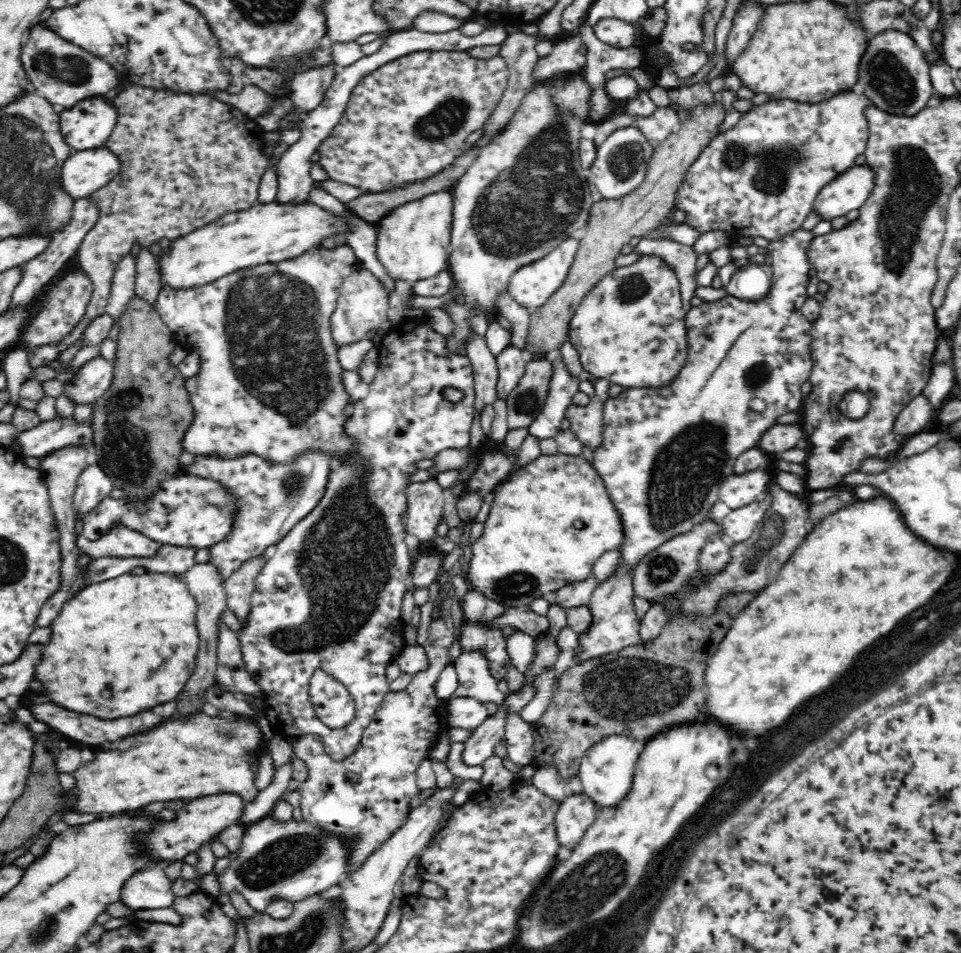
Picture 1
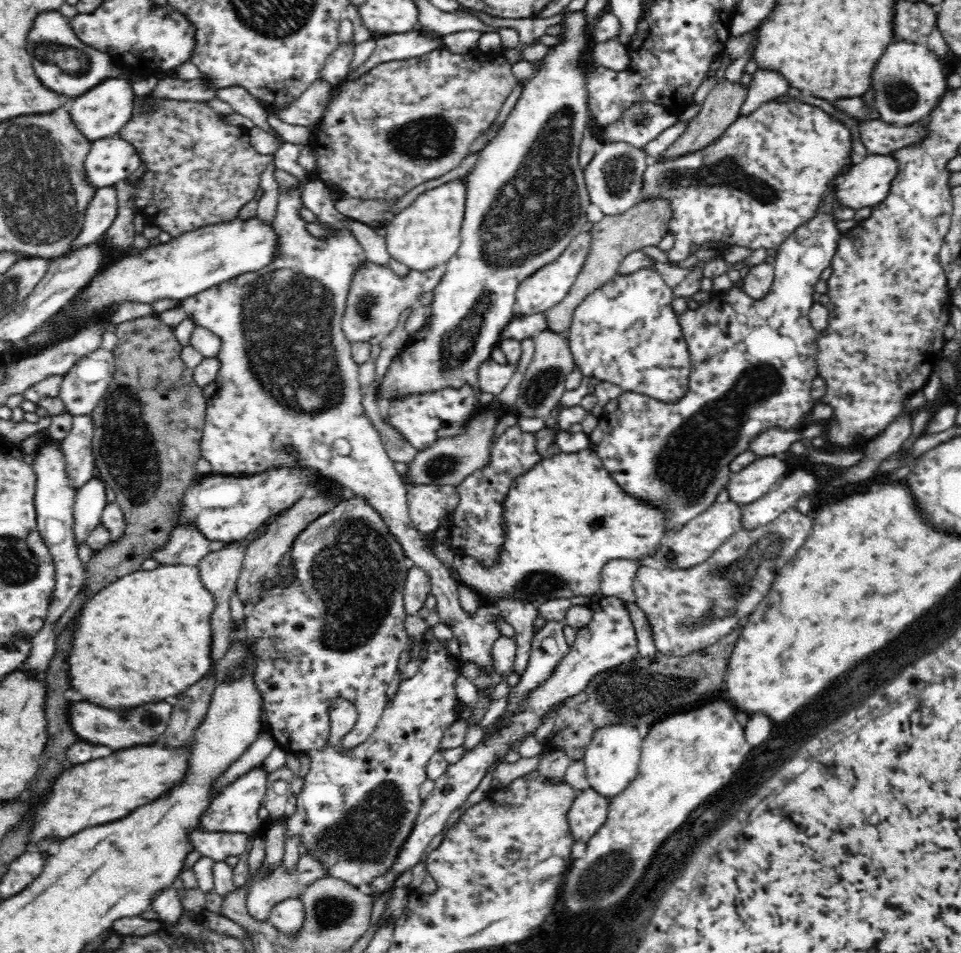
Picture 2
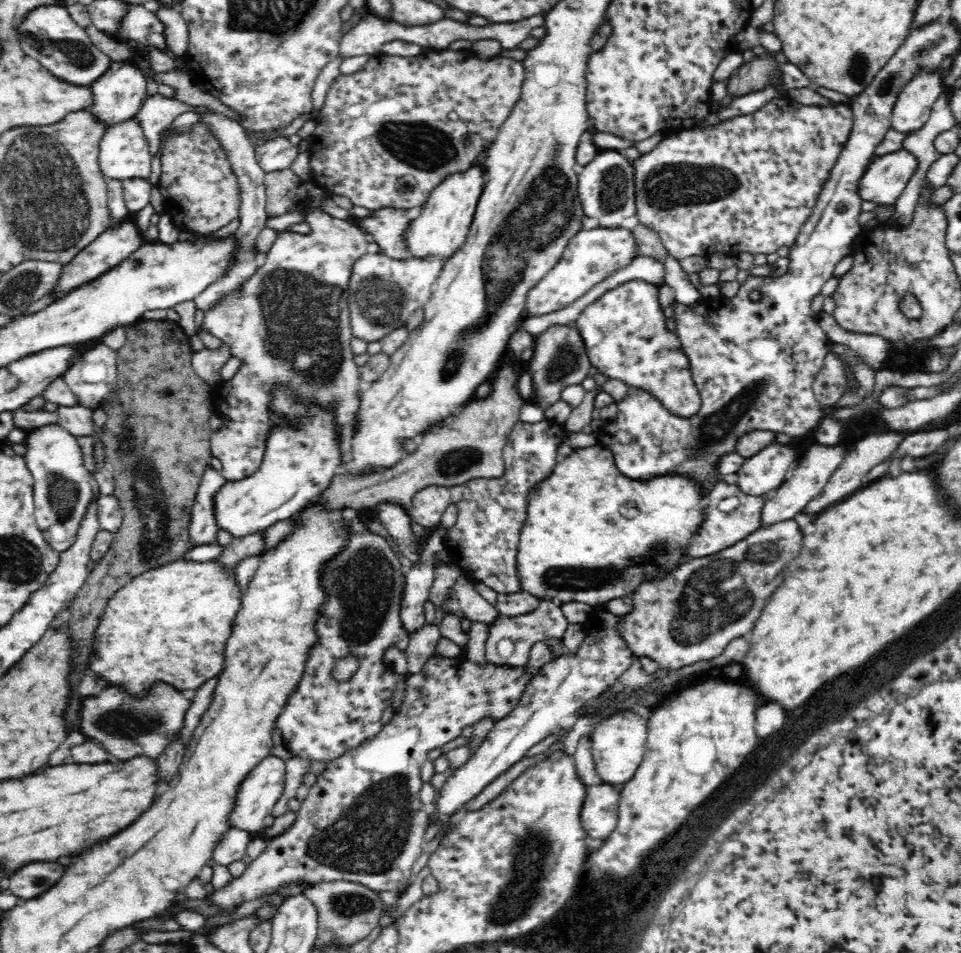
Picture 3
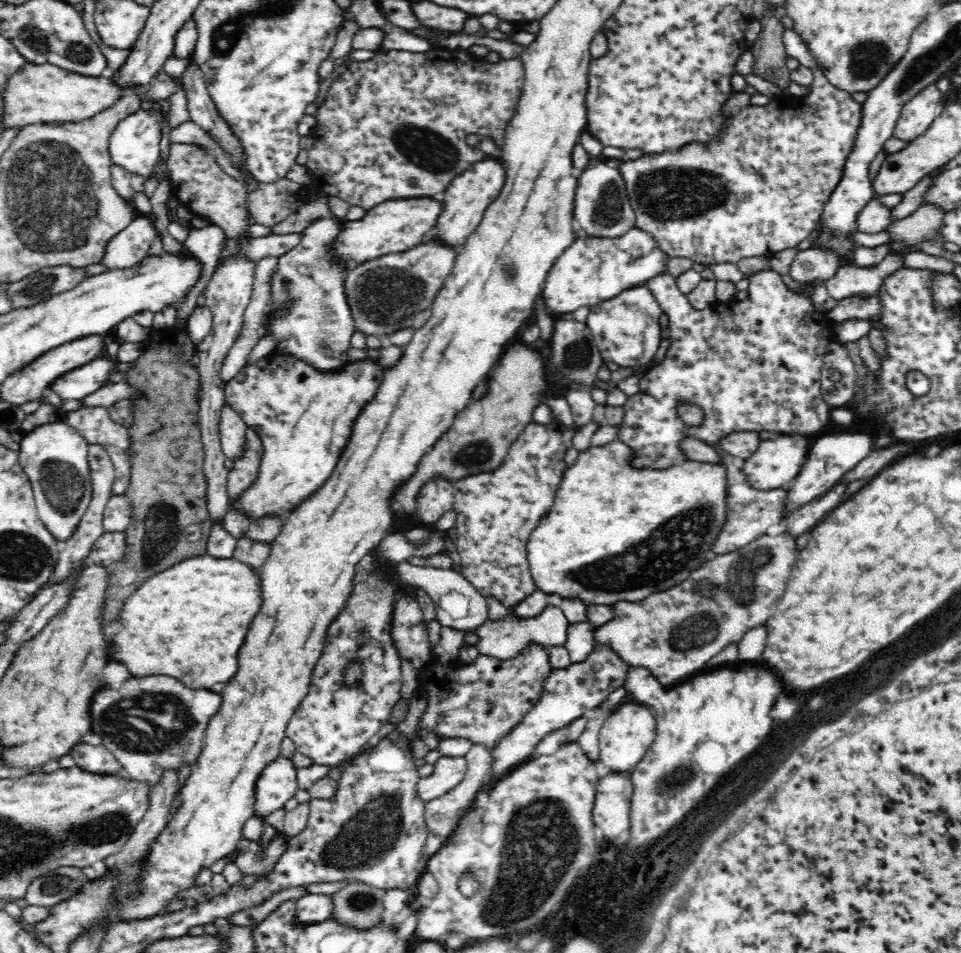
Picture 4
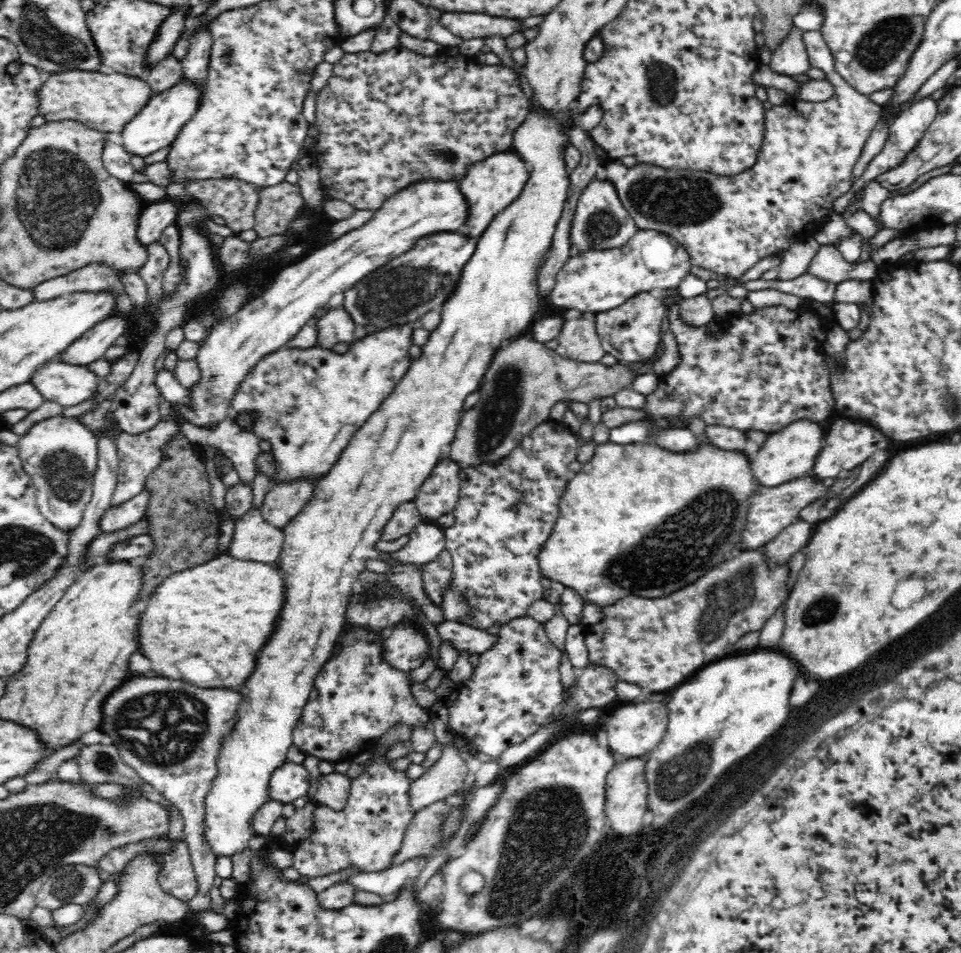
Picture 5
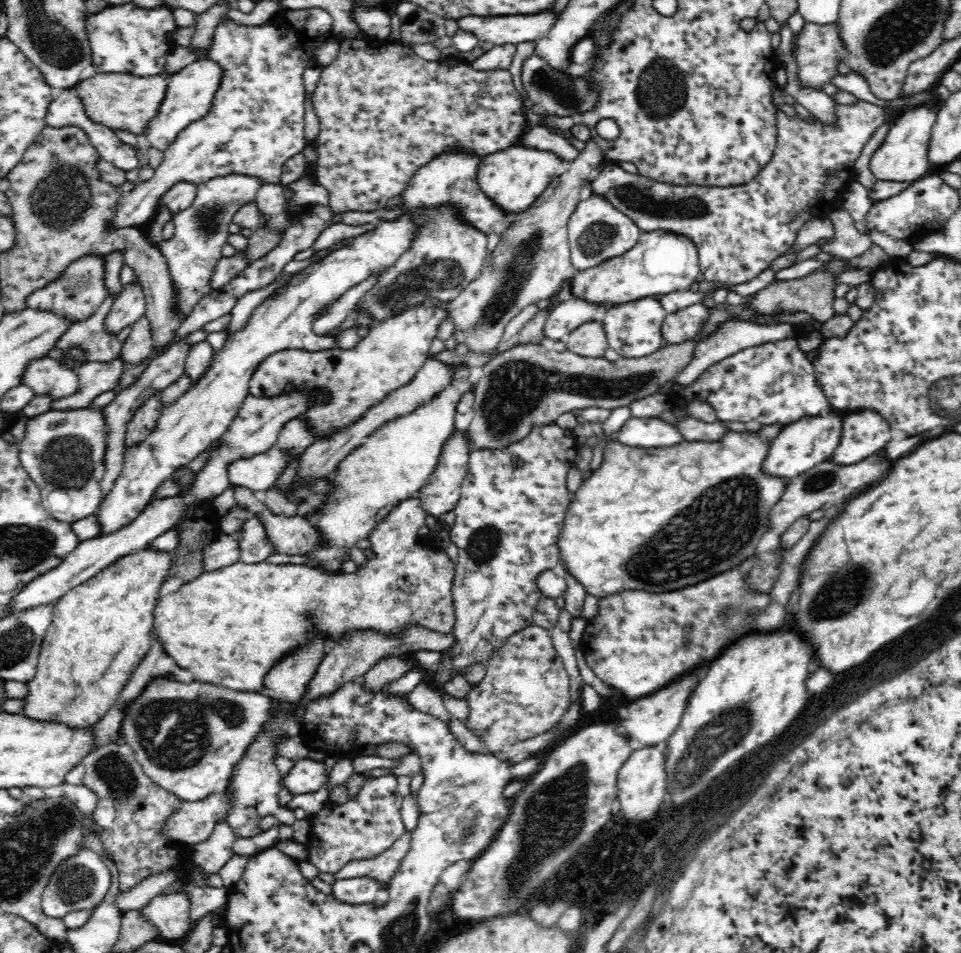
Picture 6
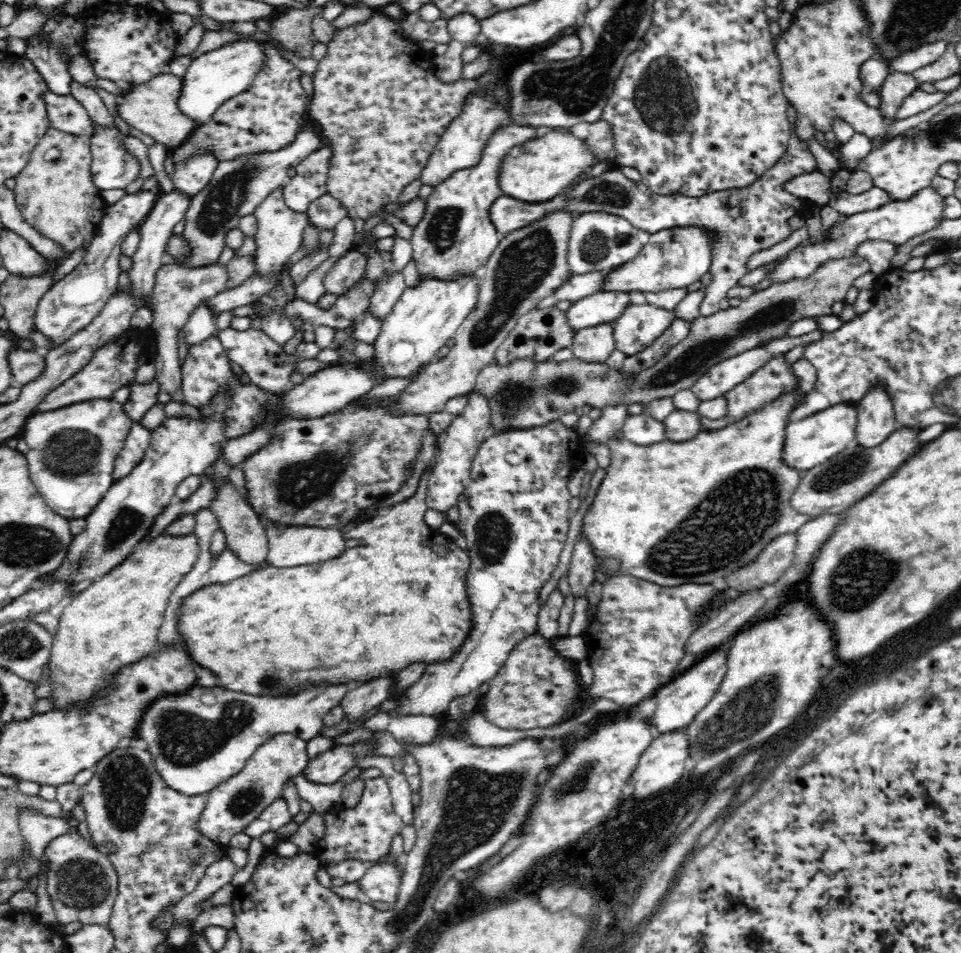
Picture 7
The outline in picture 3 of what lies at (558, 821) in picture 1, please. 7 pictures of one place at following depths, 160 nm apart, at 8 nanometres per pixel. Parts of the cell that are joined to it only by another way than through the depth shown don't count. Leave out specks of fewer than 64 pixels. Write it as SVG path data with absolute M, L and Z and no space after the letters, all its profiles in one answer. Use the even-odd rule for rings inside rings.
M602 782L587 786L580 820L588 836L607 839L617 829L620 789Z

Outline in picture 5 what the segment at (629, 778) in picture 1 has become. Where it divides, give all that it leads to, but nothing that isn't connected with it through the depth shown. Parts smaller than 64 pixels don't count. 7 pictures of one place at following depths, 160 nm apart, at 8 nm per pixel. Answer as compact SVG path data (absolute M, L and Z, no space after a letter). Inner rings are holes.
M644 701L637 704L628 702L613 711L613 715L604 722L610 750L613 750L613 753L619 758L626 759L634 758L634 756L646 756L651 750L658 747L668 728L668 722L670 722L667 704L668 702L664 701Z

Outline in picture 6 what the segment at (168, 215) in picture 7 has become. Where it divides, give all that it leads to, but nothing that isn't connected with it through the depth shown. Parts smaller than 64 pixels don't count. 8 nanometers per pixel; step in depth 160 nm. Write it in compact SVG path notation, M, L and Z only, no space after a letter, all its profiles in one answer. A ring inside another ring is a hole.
M138 278L120 290L110 314L105 318L106 330L112 335L145 317L146 294Z

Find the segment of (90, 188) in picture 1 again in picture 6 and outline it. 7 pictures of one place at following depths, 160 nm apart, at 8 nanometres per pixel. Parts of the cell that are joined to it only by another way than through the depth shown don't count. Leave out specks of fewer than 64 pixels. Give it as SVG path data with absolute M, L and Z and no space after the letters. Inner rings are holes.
M206 56L184 66L167 79L167 91L159 108L159 113L149 122L145 137L150 145L164 152L181 130L208 114L212 101L218 92L223 77L223 68Z

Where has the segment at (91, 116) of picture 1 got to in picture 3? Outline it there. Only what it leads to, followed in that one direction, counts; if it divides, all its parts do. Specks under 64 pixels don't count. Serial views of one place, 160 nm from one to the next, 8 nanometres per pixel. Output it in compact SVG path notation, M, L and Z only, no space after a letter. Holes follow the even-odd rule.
M134 57L114 61L102 76L91 84L94 98L89 111L99 120L103 120L102 124L112 125L116 122L122 122L122 120L135 118L139 108L147 99L146 79L146 74L135 62Z

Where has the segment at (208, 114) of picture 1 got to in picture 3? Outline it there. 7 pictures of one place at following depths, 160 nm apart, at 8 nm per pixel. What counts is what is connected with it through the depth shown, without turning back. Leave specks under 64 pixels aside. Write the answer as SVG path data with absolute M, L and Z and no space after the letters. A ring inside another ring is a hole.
M199 122L188 135L167 138L161 163L161 178L156 187L163 198L164 213L172 217L179 229L210 235L239 218L241 198L236 175L226 159L226 151L206 123Z

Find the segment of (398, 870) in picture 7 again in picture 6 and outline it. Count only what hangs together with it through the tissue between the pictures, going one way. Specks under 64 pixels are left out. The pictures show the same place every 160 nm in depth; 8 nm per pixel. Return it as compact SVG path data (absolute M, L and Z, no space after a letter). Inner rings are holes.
M369 876L337 879L332 885L333 897L346 904L370 904L378 898L380 890L386 889L384 882Z

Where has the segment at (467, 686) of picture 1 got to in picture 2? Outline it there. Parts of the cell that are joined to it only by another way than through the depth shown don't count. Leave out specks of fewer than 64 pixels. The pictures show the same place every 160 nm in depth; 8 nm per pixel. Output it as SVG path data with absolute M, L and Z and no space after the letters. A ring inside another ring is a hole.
M318 179L304 182L300 189L281 192L271 226L277 235L278 253L269 266L203 290L179 302L177 306L180 308L162 312L158 316L171 327L178 326L184 318L192 316L195 324L211 330L221 340L217 356L222 365L220 374L214 382L203 387L207 409L200 443L202 456L212 465L213 474L250 476L272 466L294 466L296 457L290 455L286 448L289 446L299 450L299 464L319 470L326 479L335 481L349 495L364 499L374 508L400 543L404 555L430 577L431 593L437 600L439 622L450 627L459 644L458 661L477 662L493 672L490 650L501 634L492 620L501 618L500 611L490 605L478 609L473 617L464 612L459 603L460 582L452 578L446 566L430 551L430 540L422 538L422 533L413 525L405 484L394 467L394 461L388 457L378 430L365 415L359 364L354 360L351 342L342 330L342 317L346 312L354 274L366 262L366 253L352 235L349 219L336 210L329 187ZM302 206L315 214L318 226L324 229L324 237L322 234L310 233L306 228L307 222L298 215Z

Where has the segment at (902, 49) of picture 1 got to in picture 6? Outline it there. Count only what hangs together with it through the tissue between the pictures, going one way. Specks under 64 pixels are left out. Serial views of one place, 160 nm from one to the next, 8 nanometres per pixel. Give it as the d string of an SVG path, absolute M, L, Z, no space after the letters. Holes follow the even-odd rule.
M922 104L905 110L896 118L884 142L873 153L869 162L869 170L877 180L910 184L937 172L930 166L928 154L931 130L936 119L937 111Z

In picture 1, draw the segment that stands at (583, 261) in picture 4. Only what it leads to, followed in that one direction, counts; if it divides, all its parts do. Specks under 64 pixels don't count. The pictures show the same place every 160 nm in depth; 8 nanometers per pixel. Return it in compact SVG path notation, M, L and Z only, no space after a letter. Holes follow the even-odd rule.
M572 237L566 238L556 250L552 250L550 254L542 257L542 260L532 262L532 264L520 268L512 276L508 285L507 290L510 296L514 298L517 304L524 306L531 312L540 308L540 306L544 306L552 298L553 294L565 284L570 268L572 268L572 264L576 260L578 250L580 250L580 240Z

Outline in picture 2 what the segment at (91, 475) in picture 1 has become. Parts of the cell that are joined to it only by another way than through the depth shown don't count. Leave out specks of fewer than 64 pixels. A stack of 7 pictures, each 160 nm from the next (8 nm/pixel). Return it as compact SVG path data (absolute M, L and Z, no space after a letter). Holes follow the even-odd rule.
M97 476L77 488L74 503L76 548L86 544L91 530L101 524L101 517L108 503L104 483Z

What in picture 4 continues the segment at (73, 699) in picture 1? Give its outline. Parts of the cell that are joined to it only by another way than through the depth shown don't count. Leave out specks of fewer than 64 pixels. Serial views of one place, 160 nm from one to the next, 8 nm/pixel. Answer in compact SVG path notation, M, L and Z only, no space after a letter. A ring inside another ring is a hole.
M198 555L194 558L187 558L182 562L174 563L174 566L154 574L150 578L146 579L146 582L142 583L142 586L135 590L136 594L130 595L130 598L126 599L124 606L119 614L119 620L122 622L122 630L116 634L114 638L114 660L122 662L128 666L128 670L134 674L134 676L154 676L154 674L164 674L164 676L172 676L172 678L178 678L180 682L184 682L186 686L190 686L191 689L210 689L214 684L218 682L227 683L236 672L238 672L238 650L246 638L246 632L248 632L248 626L250 622L254 620L254 616L258 614L260 606L262 606L262 587L260 586L261 578L259 577L259 571L255 570L251 566L248 566L245 562L236 560L234 556L232 558L214 558L211 555Z

